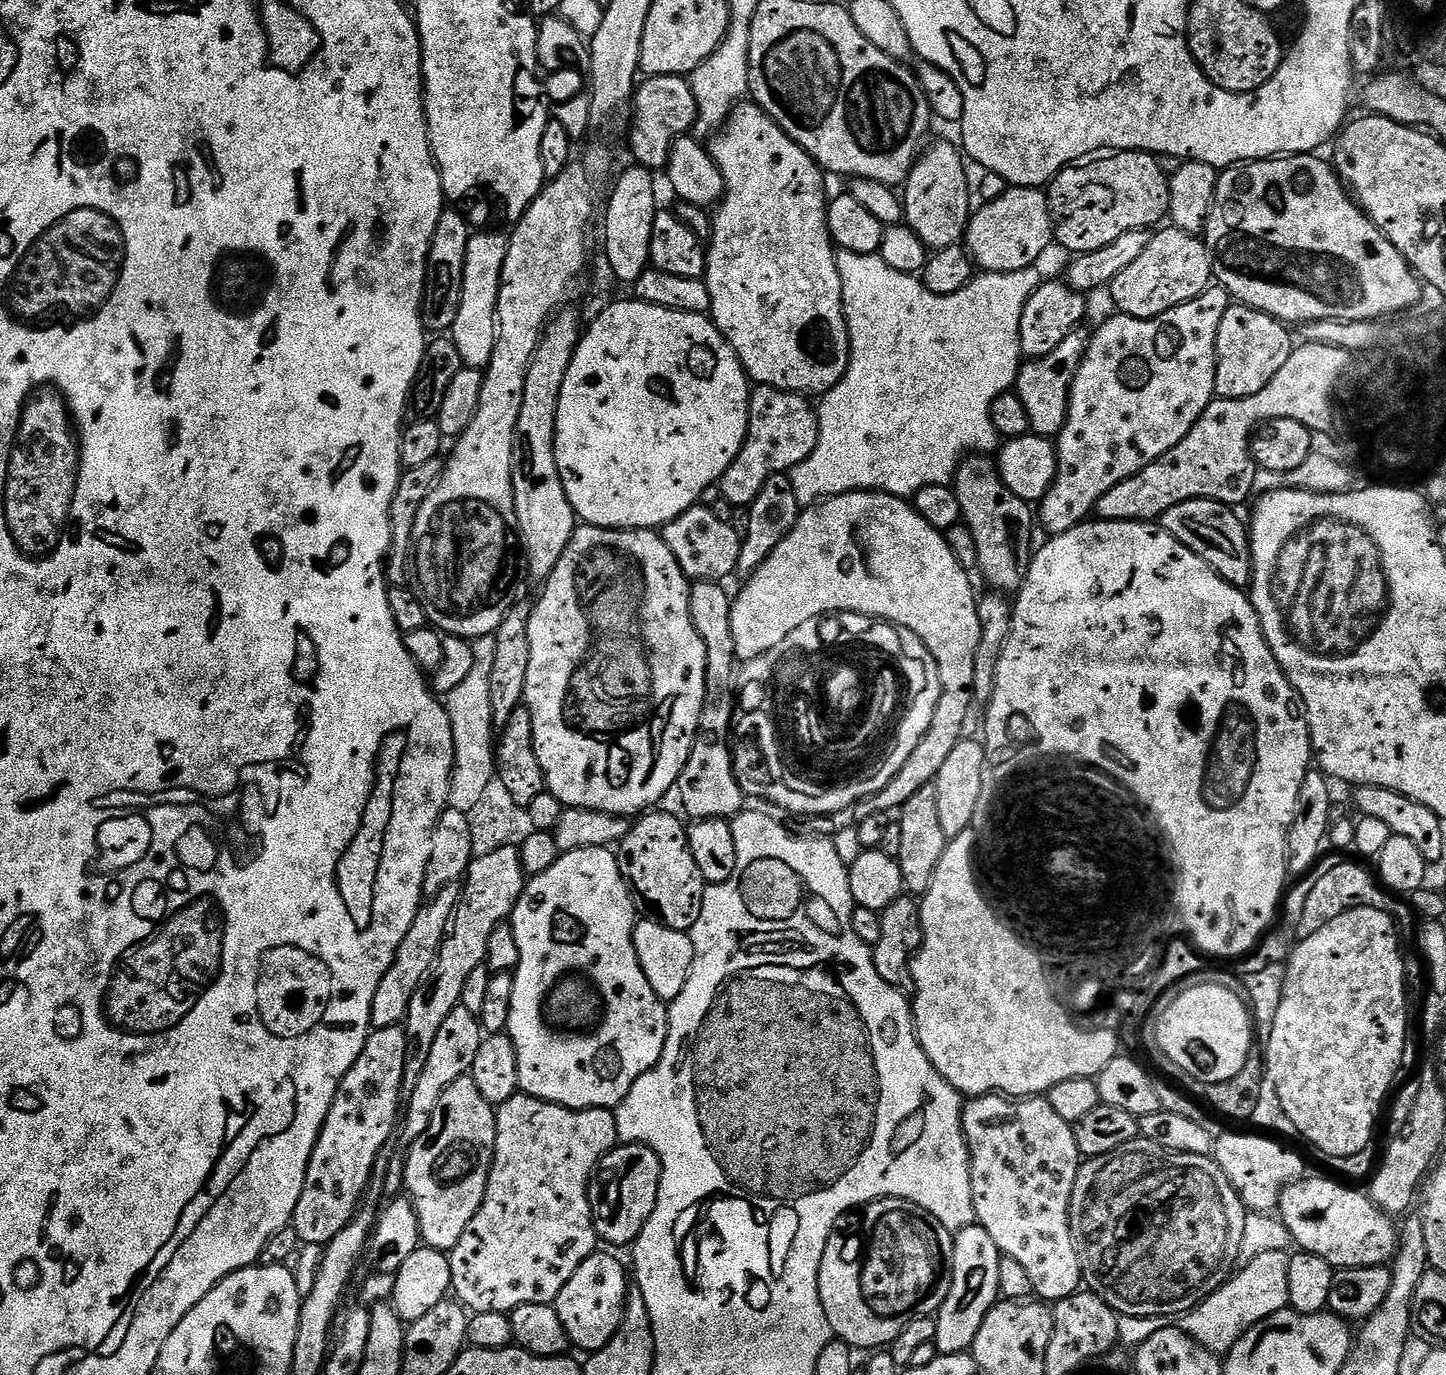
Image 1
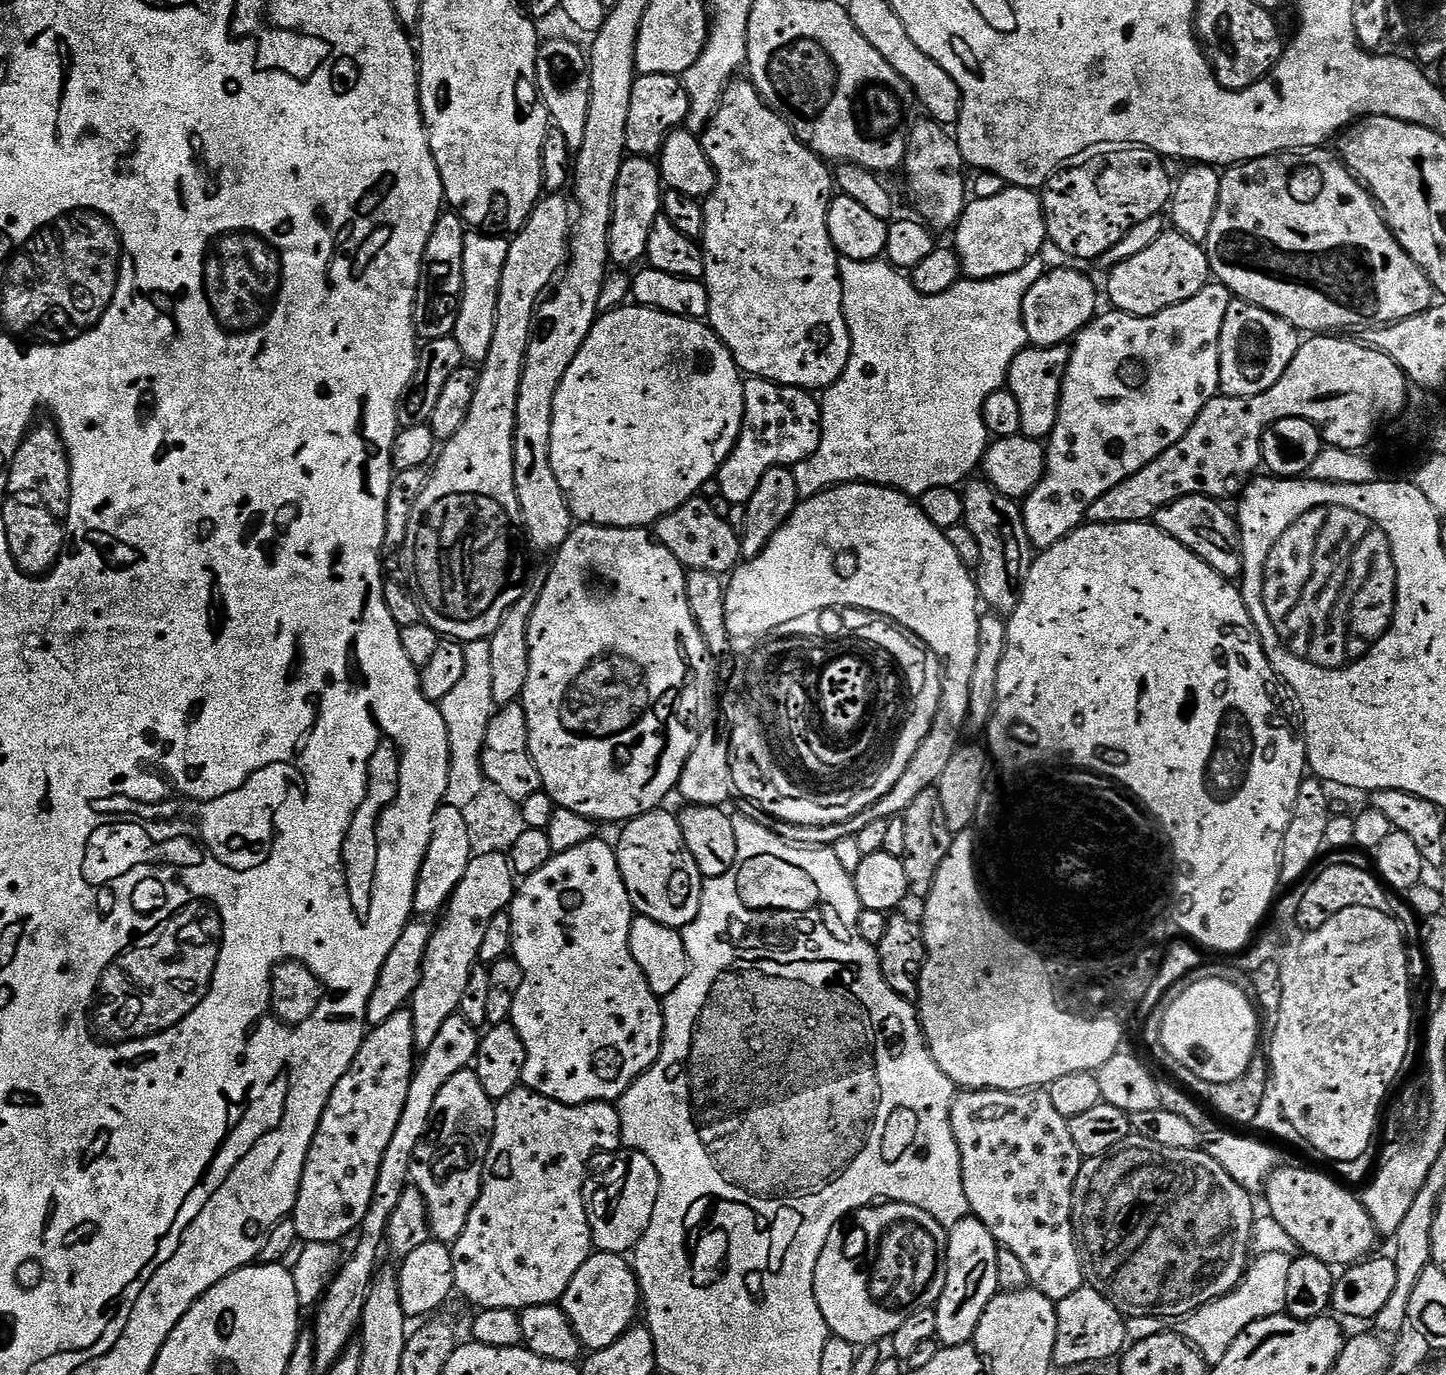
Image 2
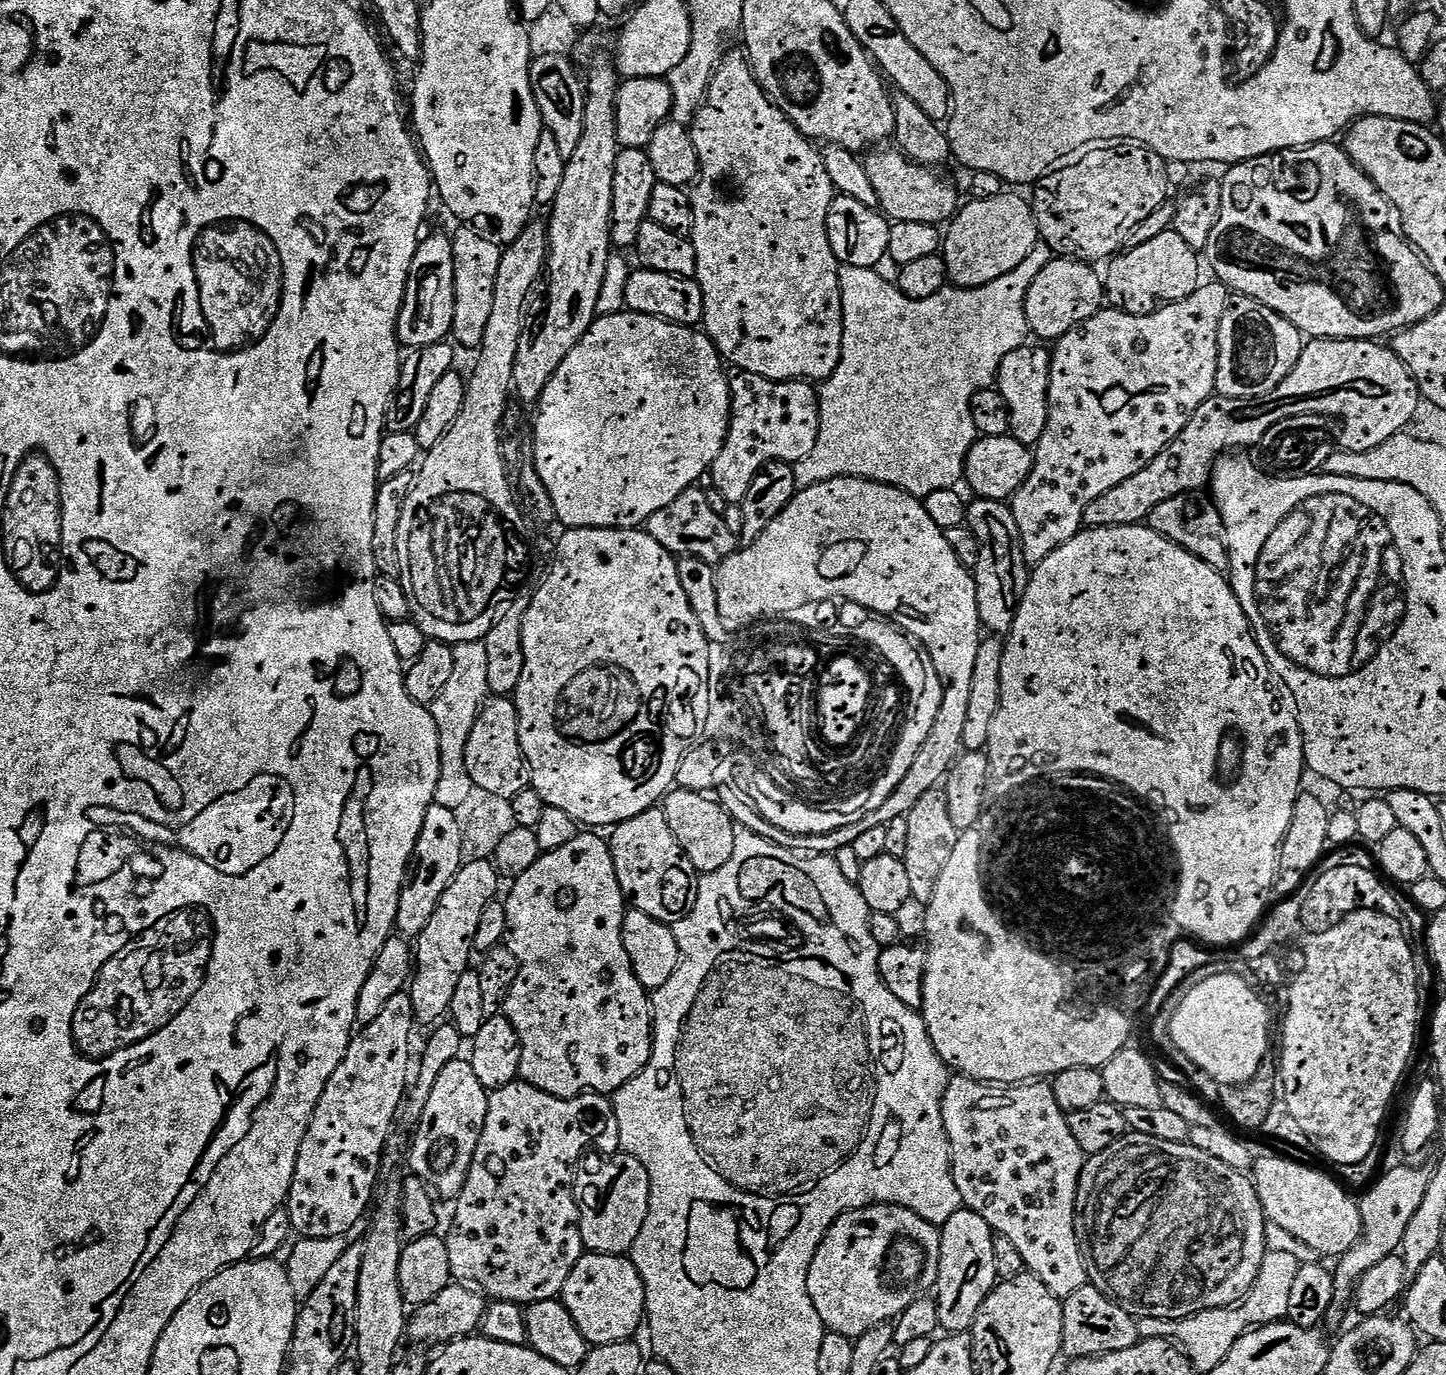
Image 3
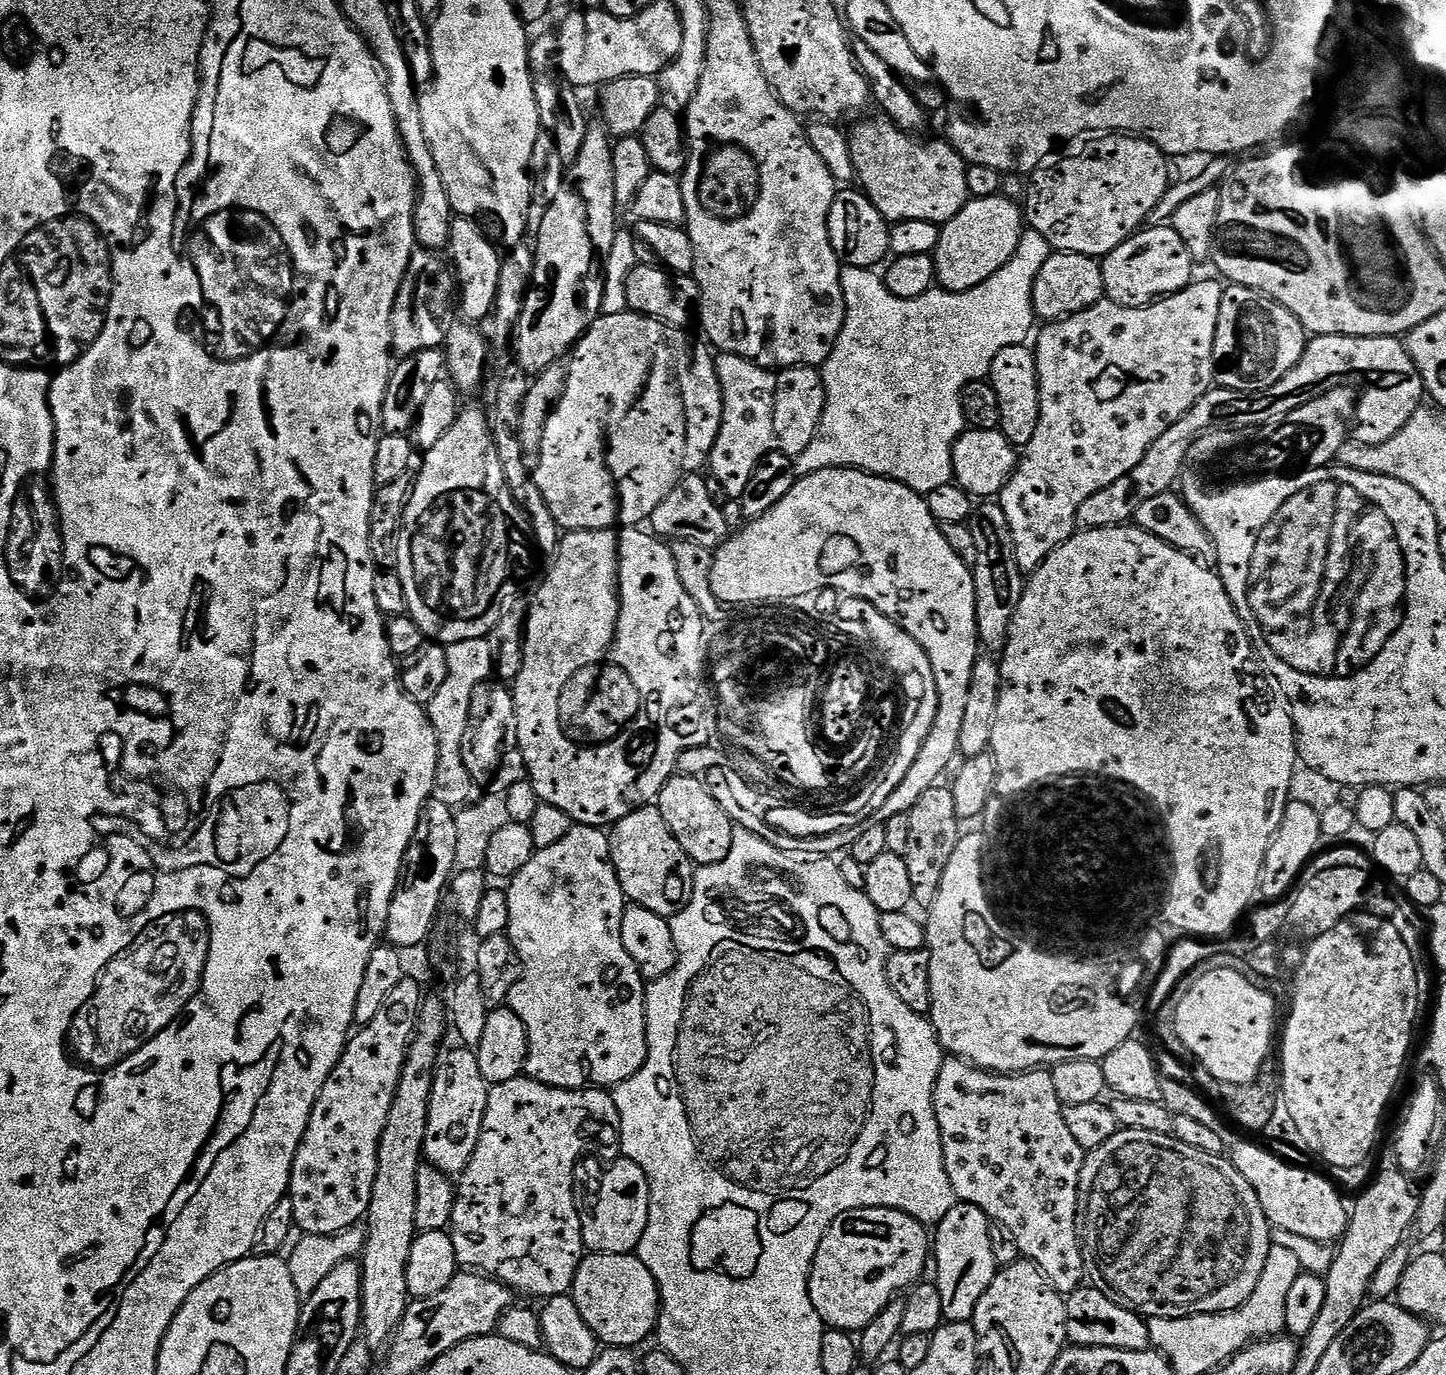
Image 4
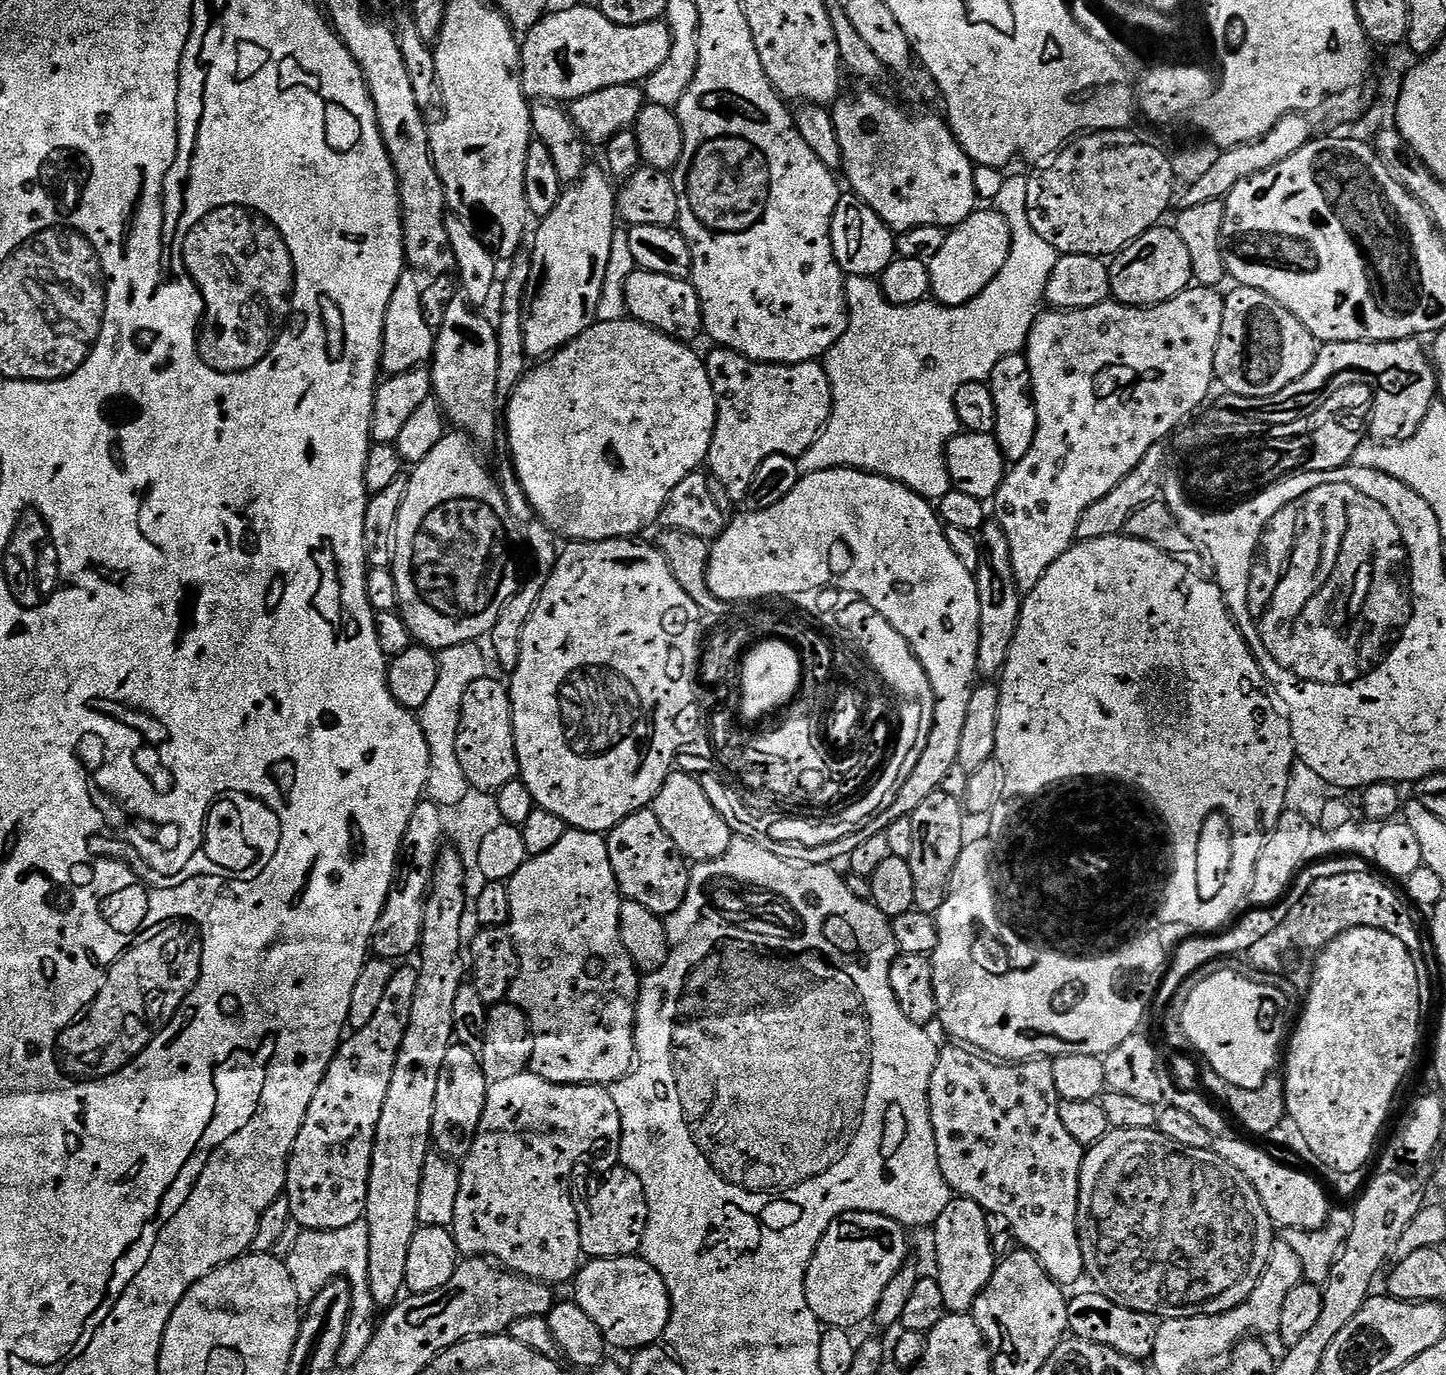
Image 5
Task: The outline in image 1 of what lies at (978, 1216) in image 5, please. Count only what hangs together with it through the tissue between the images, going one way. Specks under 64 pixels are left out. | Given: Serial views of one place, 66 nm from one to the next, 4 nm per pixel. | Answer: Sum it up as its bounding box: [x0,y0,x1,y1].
[936,1226,1001,1356]

